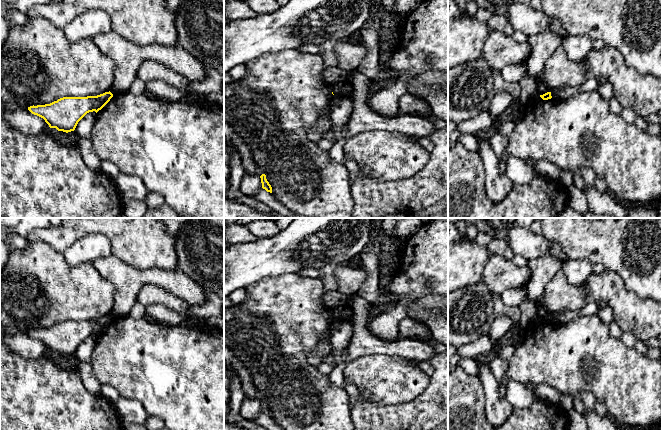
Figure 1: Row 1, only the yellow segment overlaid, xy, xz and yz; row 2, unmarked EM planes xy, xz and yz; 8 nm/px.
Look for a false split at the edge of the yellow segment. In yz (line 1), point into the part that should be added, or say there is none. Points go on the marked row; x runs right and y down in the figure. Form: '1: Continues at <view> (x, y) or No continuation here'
1: No continuation here

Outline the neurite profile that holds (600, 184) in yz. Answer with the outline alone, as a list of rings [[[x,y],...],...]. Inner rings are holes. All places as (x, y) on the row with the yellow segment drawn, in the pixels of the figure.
[[[597,176],[595,183],[594,183],[594,186],[601,193],[607,193],[608,192],[605,179],[600,177],[600,176]]]

